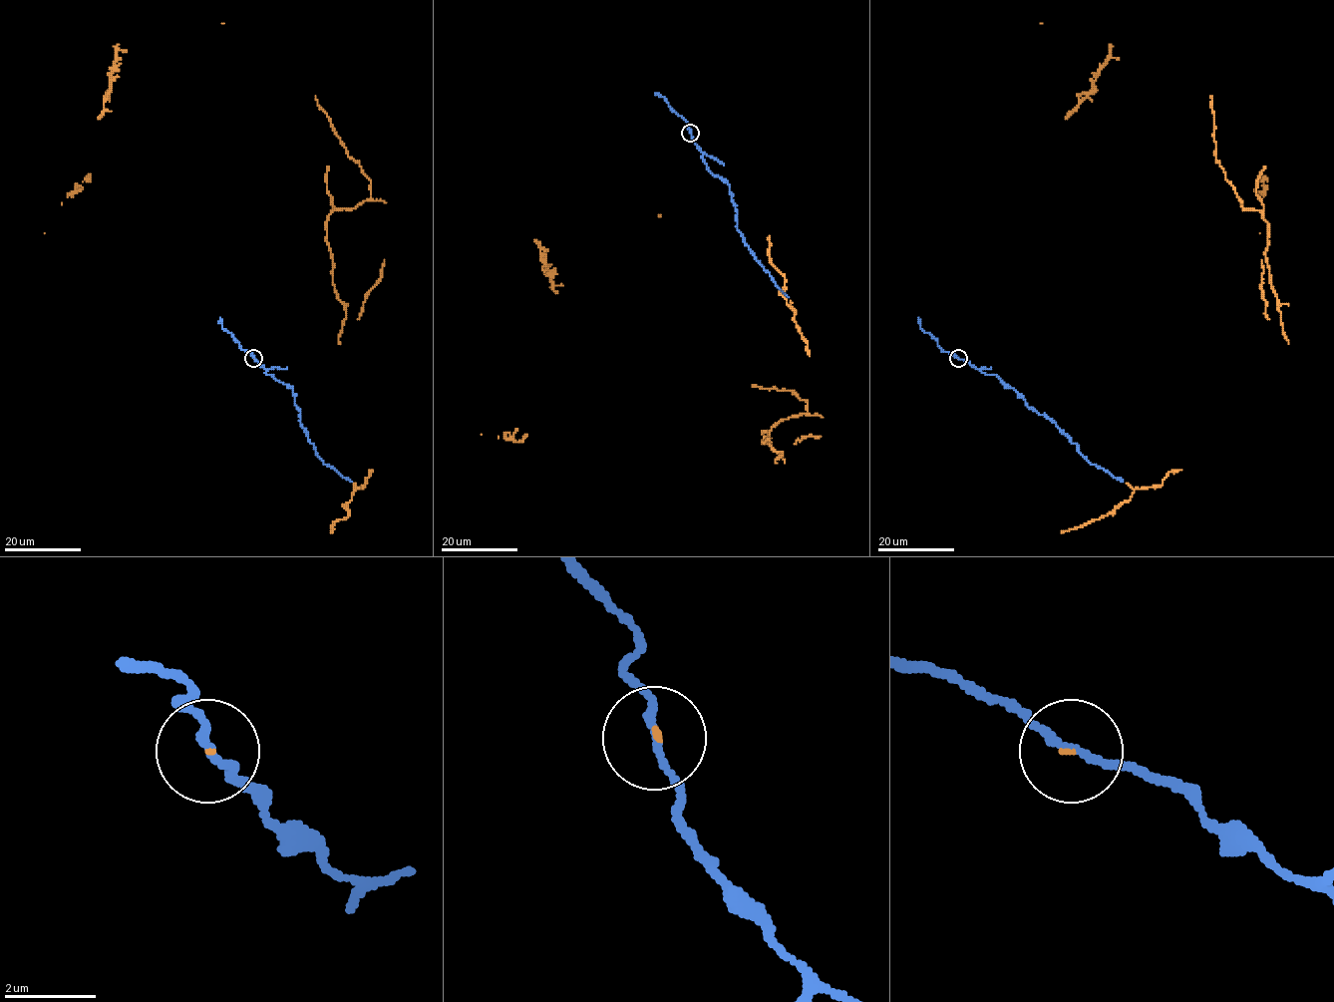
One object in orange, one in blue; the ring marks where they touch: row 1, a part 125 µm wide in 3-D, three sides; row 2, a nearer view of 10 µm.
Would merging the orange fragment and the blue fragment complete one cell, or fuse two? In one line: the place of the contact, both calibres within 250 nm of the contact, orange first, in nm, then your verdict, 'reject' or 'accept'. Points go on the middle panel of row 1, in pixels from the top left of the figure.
(690, 133) | 50/160 nm | accept

